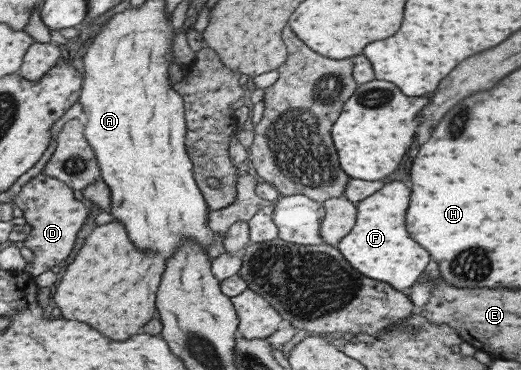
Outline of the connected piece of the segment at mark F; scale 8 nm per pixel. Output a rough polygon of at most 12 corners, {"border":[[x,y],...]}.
{"border":[[392,181],[357,202],[335,245],[351,268],[399,291],[431,259],[405,229],[411,191]]}

